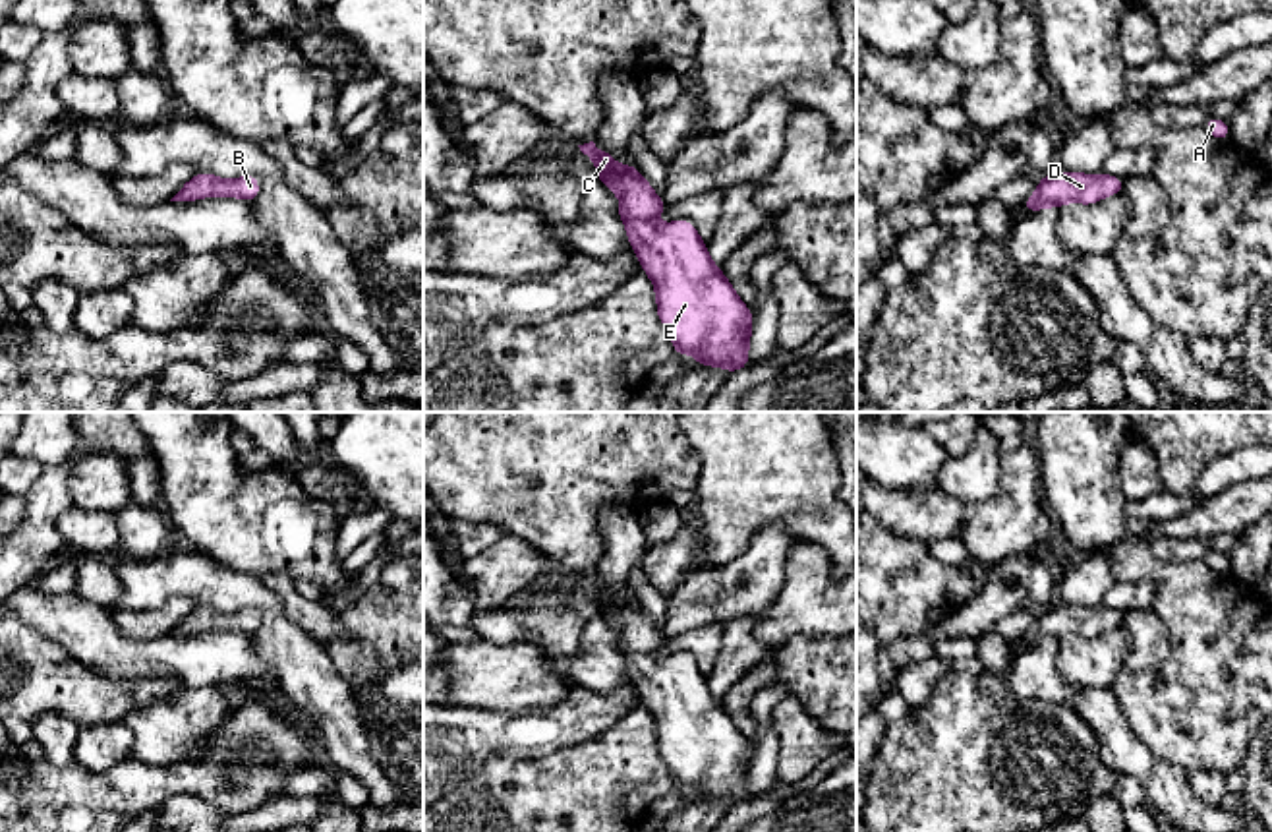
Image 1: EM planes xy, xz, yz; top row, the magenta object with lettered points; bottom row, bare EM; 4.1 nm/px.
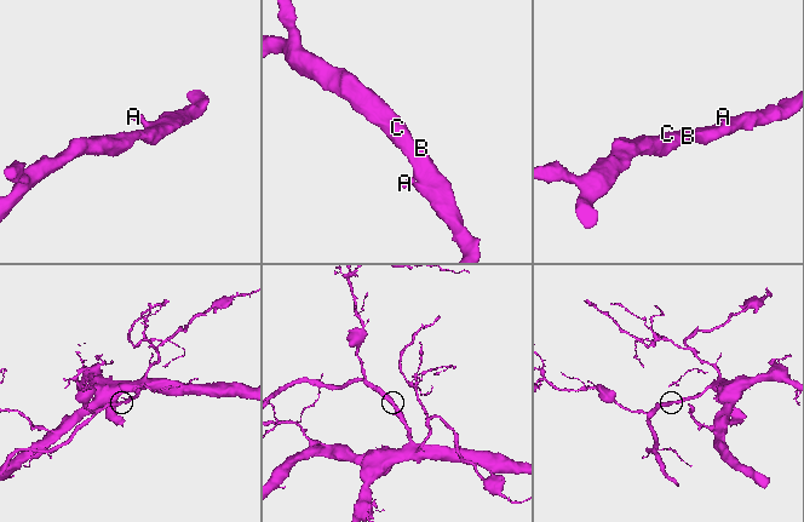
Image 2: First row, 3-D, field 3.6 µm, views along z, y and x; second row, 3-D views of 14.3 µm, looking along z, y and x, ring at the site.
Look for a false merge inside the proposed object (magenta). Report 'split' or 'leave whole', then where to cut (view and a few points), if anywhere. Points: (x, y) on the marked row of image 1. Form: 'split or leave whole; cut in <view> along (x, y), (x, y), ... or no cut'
leave whole; no cut

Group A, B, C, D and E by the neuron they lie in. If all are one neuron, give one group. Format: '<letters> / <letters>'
A B C D E

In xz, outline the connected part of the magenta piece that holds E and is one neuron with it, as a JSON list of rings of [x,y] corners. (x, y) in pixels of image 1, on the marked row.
[[[593,141],[578,145],[595,163],[597,180],[621,197],[615,213],[624,224],[632,252],[642,263],[642,271],[655,288],[657,317],[673,341],[673,354],[694,354],[696,366],[723,368],[729,373],[750,368],[748,348],[754,317],[738,298],[733,284],[708,255],[708,244],[688,219],[679,219],[657,226],[653,221],[665,211],[665,201],[651,190],[651,184],[630,163],[615,166],[619,155],[603,153]]]

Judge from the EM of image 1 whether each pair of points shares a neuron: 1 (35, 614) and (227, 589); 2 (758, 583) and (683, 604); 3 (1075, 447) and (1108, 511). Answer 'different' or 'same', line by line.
1: different
2: same
3: same

